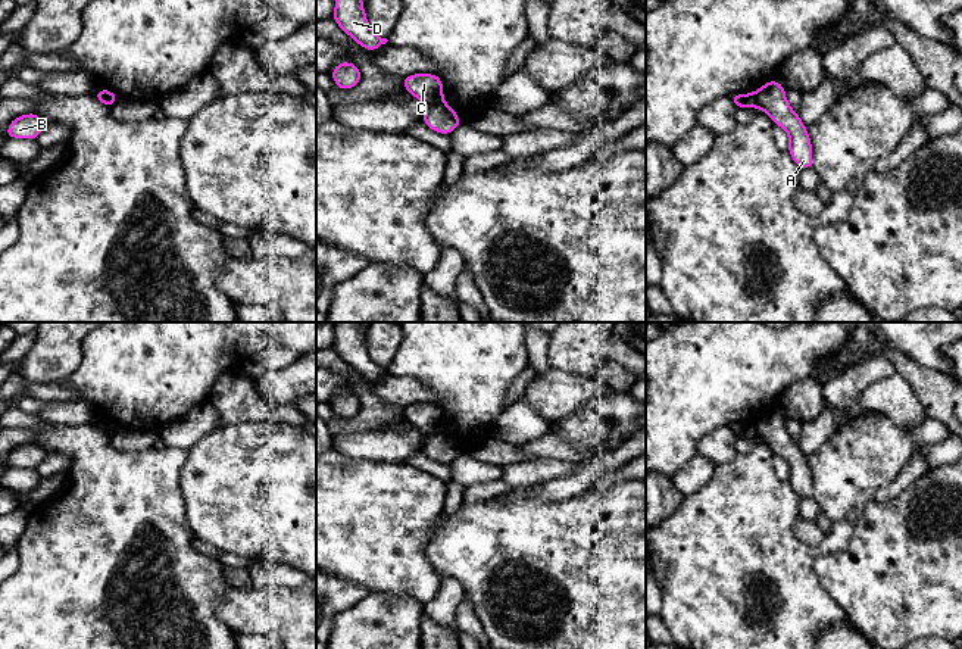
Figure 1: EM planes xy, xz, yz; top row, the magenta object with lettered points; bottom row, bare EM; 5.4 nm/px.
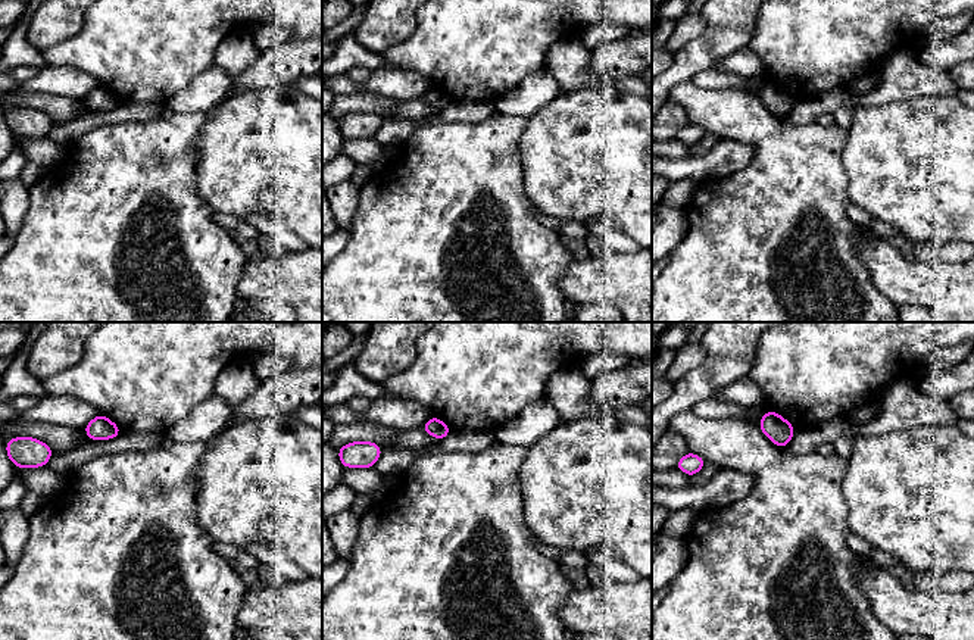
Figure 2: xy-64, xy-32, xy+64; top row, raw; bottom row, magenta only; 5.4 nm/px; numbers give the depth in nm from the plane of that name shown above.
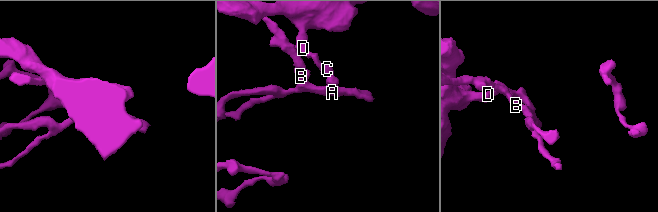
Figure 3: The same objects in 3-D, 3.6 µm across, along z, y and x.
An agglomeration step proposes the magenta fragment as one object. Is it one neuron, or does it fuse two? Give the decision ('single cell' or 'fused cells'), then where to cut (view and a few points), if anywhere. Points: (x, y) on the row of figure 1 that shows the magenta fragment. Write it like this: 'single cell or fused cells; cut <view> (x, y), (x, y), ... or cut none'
fused cells; cut xy (103, 90), (109, 105)

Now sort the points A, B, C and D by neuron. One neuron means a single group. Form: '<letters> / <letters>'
A B / C D

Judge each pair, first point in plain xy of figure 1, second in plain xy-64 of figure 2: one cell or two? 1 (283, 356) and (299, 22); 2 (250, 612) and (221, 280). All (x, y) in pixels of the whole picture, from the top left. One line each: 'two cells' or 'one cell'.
1: two cells
2: two cells

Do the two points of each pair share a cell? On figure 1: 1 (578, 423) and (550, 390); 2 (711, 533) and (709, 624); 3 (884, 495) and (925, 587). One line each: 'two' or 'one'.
1: two
2: one
3: two

